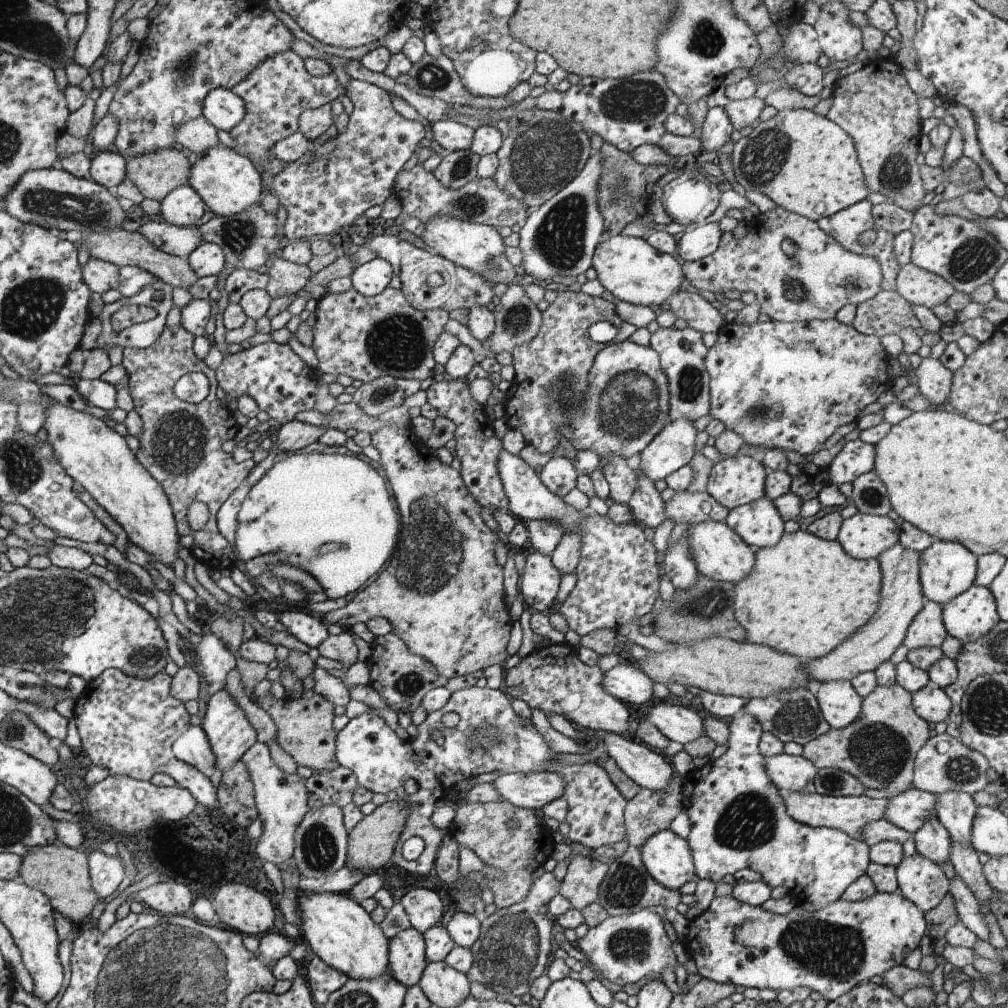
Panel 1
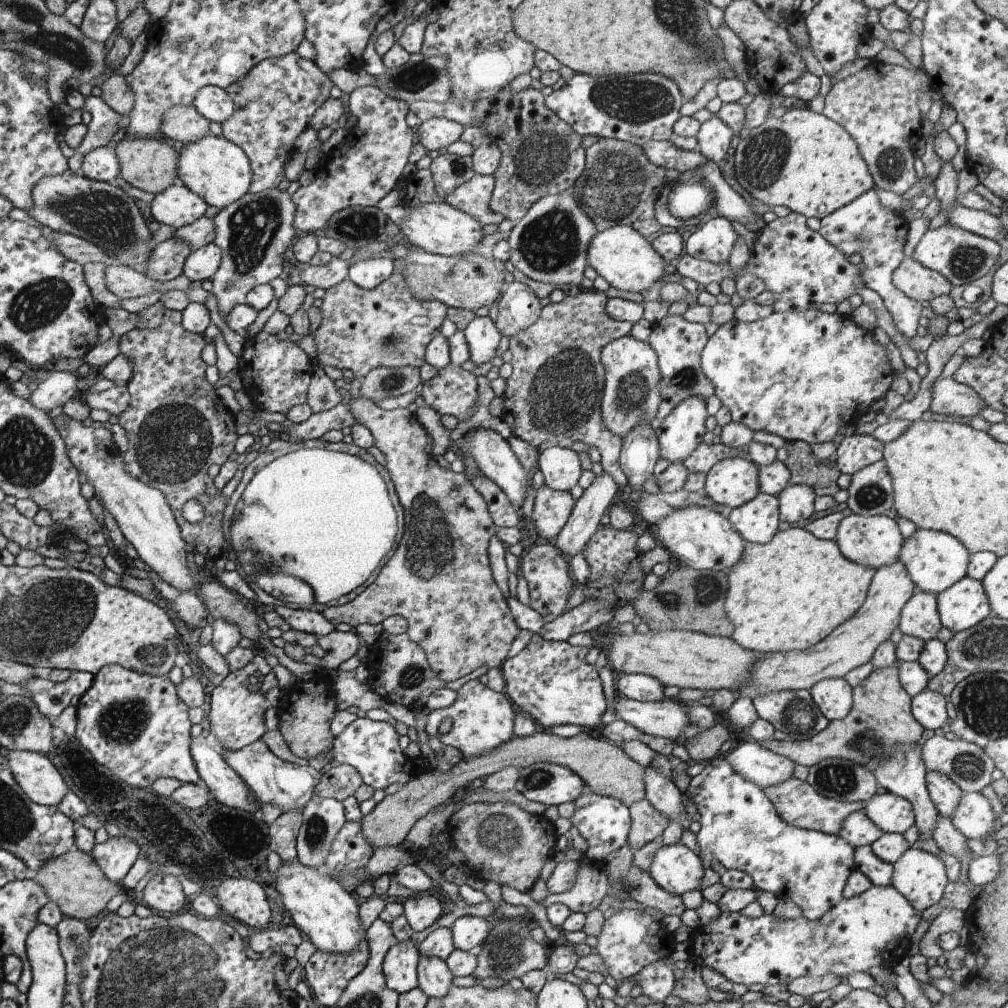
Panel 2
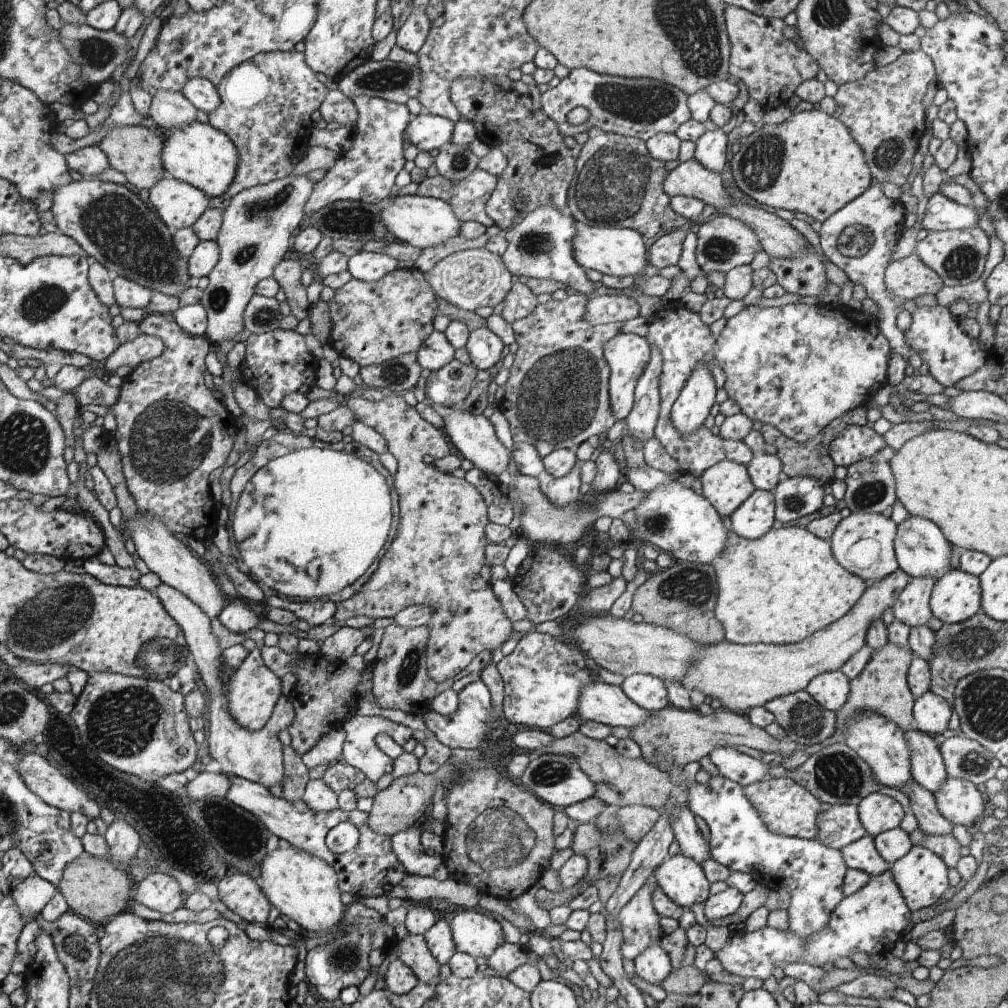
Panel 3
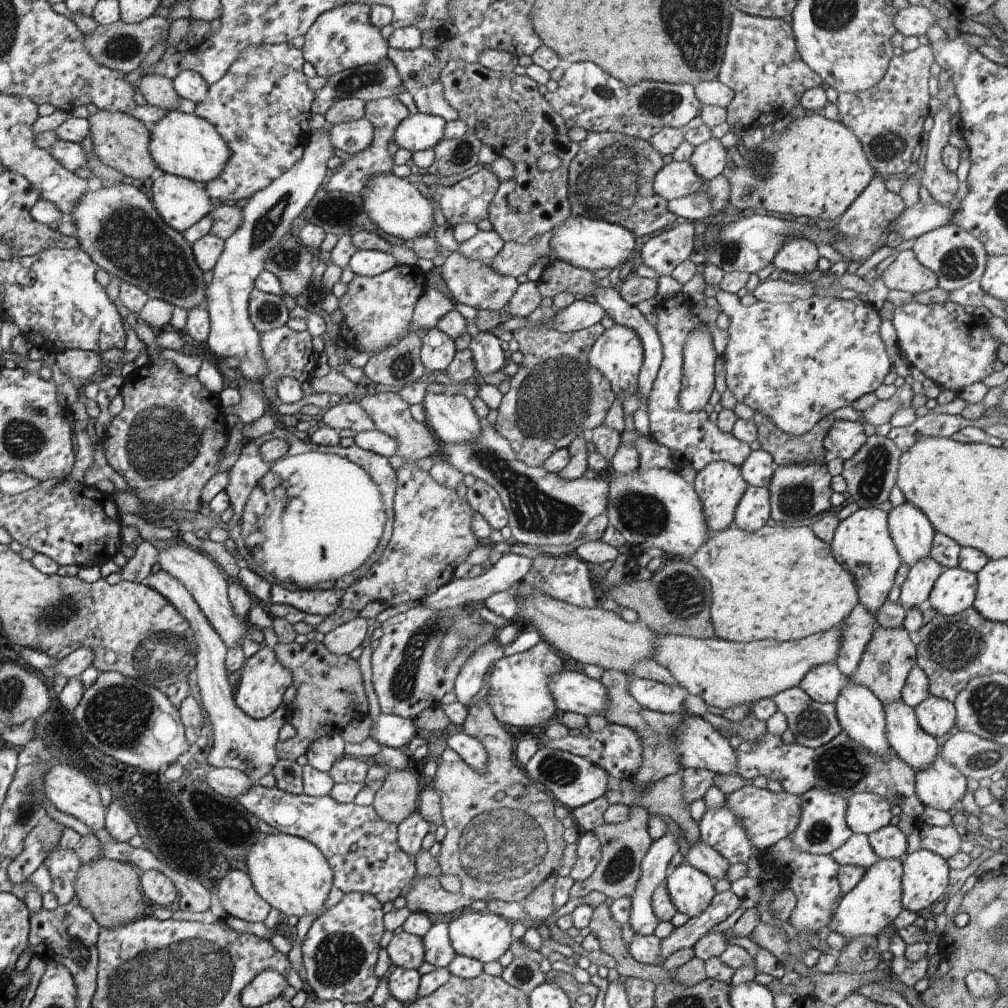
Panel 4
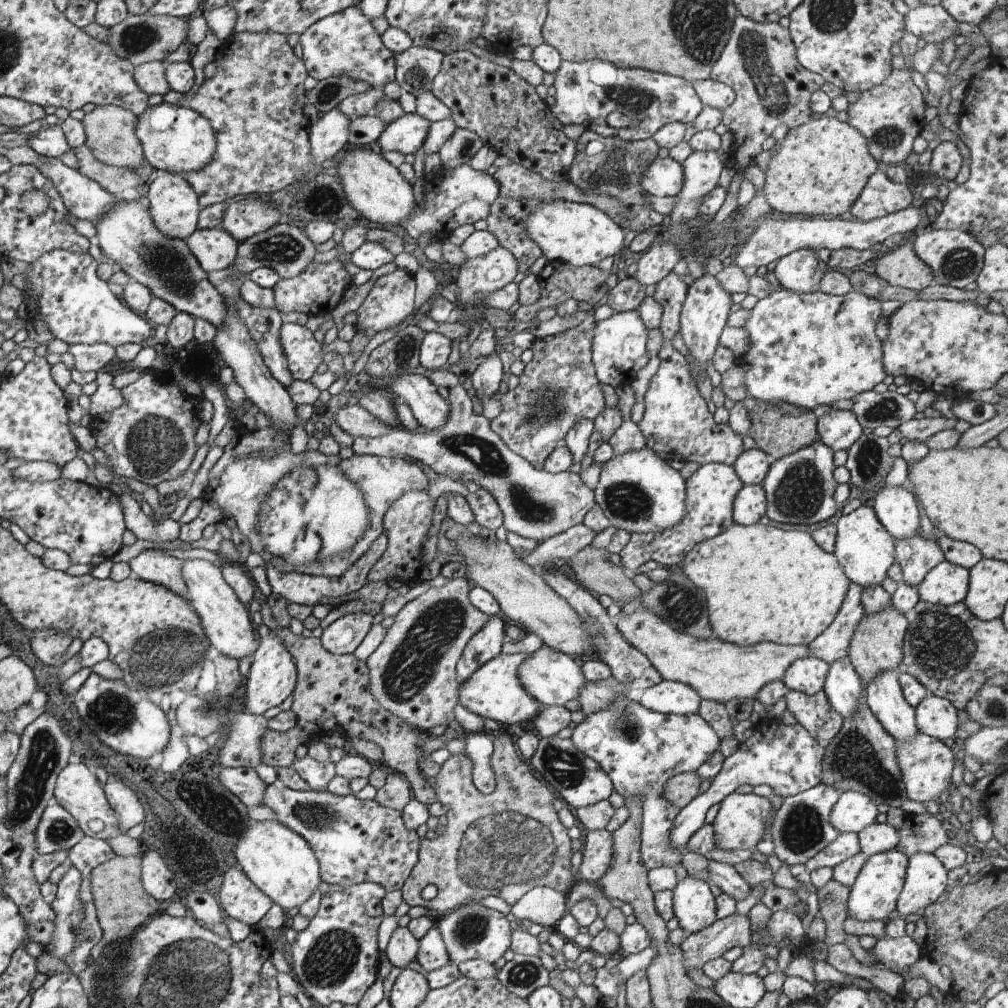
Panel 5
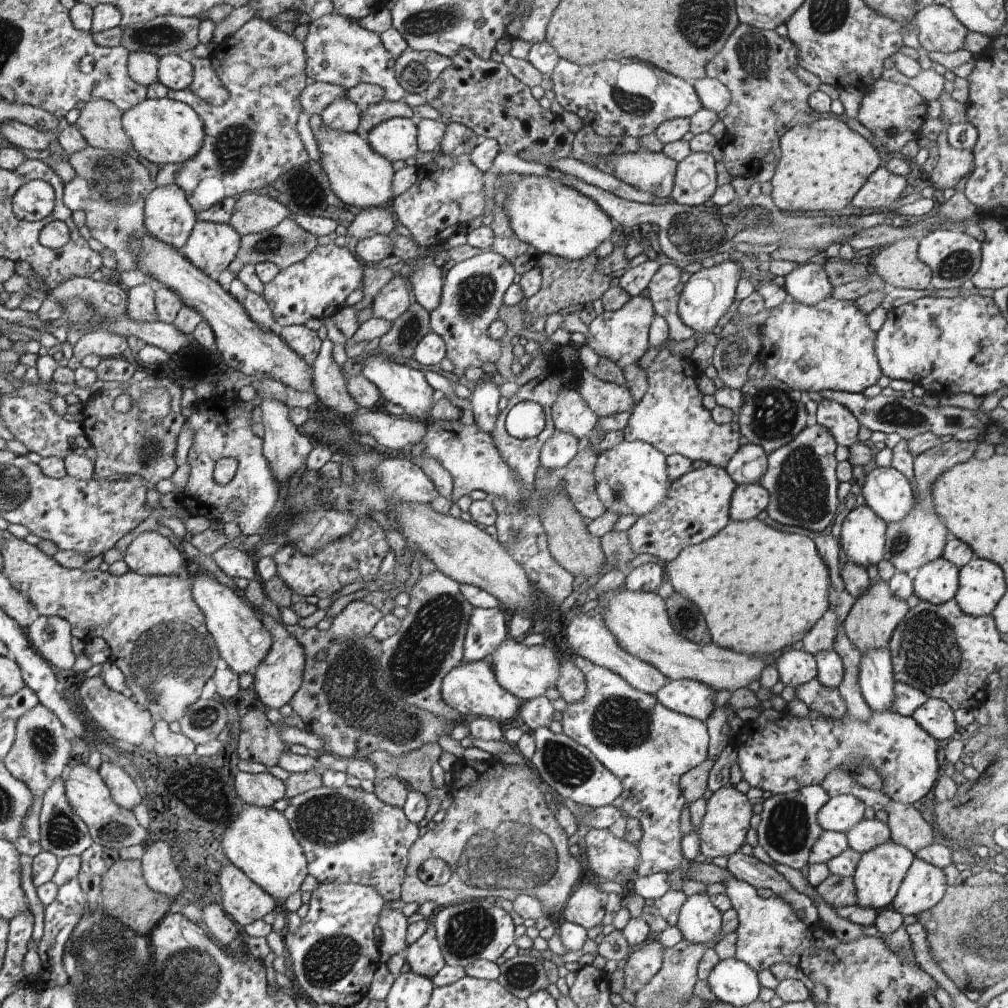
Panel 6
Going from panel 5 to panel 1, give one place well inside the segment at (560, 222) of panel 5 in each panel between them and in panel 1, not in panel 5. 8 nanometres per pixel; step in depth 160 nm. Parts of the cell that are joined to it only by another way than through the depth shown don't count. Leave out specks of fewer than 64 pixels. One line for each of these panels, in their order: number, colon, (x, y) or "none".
1: (628, 267)
2: (623, 257)
3: (614, 251)
4: (588, 243)

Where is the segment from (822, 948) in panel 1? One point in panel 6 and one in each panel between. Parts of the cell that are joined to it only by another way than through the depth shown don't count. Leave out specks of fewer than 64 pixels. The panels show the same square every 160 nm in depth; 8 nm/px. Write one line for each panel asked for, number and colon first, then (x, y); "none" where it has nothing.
2: (876, 928)
3: (872, 920)
4: (876, 901)
5: (874, 896)
6: (877, 876)

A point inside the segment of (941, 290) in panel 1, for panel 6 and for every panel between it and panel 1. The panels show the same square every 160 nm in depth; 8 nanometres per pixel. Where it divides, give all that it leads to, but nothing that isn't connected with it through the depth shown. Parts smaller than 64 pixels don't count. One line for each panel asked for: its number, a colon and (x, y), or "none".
2: (921, 284)
3: (908, 278)
4: (906, 274)
5: (900, 267)
6: (898, 264)

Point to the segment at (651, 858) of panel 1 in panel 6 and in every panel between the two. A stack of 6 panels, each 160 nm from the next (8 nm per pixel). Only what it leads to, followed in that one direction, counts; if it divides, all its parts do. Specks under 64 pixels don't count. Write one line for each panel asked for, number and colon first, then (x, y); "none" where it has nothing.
2: (676, 868)
3: (682, 879)
4: (691, 891)
5: (694, 907)
6: (700, 922)

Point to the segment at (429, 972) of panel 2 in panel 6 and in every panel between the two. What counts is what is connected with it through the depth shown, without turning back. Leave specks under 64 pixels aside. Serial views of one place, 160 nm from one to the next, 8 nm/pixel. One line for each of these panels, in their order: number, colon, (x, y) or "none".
3: (413, 950)
4: (406, 950)
5: (402, 949)
6: (393, 924)

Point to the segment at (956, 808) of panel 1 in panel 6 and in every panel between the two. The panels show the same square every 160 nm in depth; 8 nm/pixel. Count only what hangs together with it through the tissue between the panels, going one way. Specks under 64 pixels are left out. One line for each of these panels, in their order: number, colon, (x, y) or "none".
2: (945, 794)
3: (928, 767)
4: (918, 749)
5: (884, 698)
6: (876, 677)

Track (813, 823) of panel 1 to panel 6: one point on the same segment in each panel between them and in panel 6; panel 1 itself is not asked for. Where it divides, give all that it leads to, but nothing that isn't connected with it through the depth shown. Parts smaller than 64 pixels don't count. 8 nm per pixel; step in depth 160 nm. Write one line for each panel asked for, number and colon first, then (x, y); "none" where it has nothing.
2: (797, 803)
3: (789, 809)
4: (767, 817)
5: (741, 821)
6: (723, 828)

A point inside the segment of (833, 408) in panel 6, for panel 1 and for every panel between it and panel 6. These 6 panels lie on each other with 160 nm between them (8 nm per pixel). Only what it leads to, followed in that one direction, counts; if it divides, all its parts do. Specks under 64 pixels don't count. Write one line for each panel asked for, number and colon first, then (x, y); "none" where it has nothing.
1: (856, 458)
2: (857, 451)
3: (855, 443)
4: (845, 438)
5: (838, 429)

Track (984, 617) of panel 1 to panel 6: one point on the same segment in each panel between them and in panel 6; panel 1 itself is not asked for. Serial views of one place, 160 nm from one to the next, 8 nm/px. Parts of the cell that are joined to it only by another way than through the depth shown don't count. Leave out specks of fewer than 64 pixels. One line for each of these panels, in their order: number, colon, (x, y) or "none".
2: (964, 605)
3: (956, 597)
4: (954, 591)
5: (947, 584)
6: (936, 582)

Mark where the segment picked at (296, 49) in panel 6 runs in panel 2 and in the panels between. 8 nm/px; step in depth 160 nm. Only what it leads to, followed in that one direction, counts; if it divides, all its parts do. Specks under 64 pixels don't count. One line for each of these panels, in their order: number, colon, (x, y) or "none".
2: (275, 102)
3: (267, 104)
4: (261, 107)
5: (255, 102)

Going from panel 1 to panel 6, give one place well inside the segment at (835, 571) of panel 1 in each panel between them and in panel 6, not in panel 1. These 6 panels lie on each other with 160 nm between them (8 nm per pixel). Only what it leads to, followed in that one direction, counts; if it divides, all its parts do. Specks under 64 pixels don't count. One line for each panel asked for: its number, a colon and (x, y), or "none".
2: (787, 595)
3: (781, 588)
4: (779, 583)
5: (762, 584)
6: (760, 589)

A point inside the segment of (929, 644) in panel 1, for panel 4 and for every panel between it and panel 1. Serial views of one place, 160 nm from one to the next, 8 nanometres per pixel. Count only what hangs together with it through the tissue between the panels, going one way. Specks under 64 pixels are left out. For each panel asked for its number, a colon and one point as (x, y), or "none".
2: (919, 618)
3: (912, 607)
4: (918, 585)

